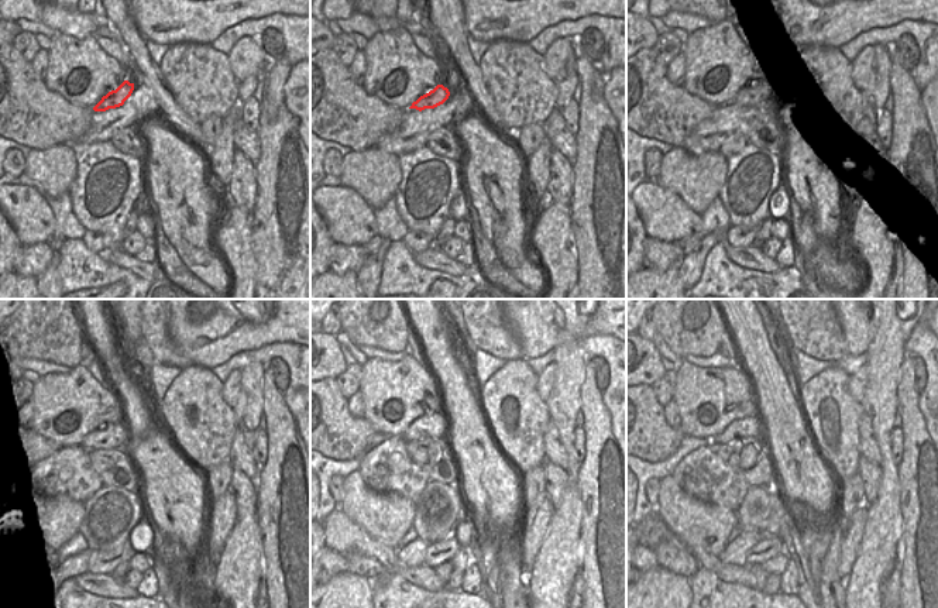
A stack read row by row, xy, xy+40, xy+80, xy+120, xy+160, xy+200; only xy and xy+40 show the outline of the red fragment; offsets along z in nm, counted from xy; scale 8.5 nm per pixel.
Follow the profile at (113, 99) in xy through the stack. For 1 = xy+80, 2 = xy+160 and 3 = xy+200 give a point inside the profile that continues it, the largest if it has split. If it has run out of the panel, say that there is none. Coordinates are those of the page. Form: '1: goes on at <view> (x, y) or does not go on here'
1: goes on at xy+80 (746, 98)
2: goes on at xy+160 (435, 426)
3: goes on at xy+200 (748, 428)

